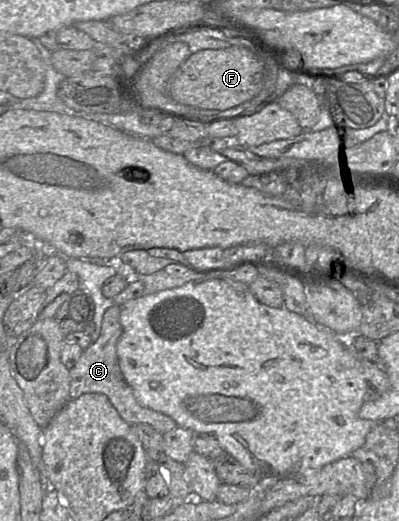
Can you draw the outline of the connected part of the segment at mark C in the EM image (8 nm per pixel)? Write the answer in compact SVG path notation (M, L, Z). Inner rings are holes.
M119 305L109 307L103 316L101 333L98 339L84 349L77 363L69 370L70 398L75 399L85 393L101 393L107 396L120 417L130 425L145 423L152 426L160 434L165 434L177 427L176 422L169 416L141 406L120 369L117 355L117 343L123 328L120 322Z

